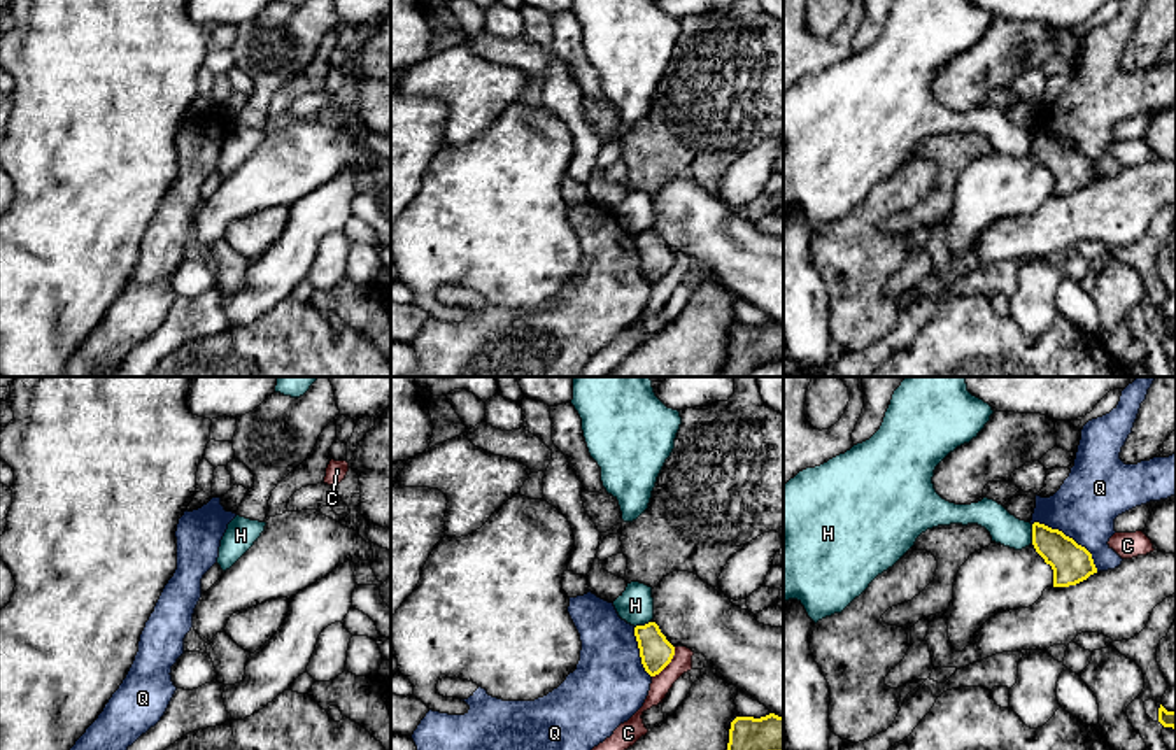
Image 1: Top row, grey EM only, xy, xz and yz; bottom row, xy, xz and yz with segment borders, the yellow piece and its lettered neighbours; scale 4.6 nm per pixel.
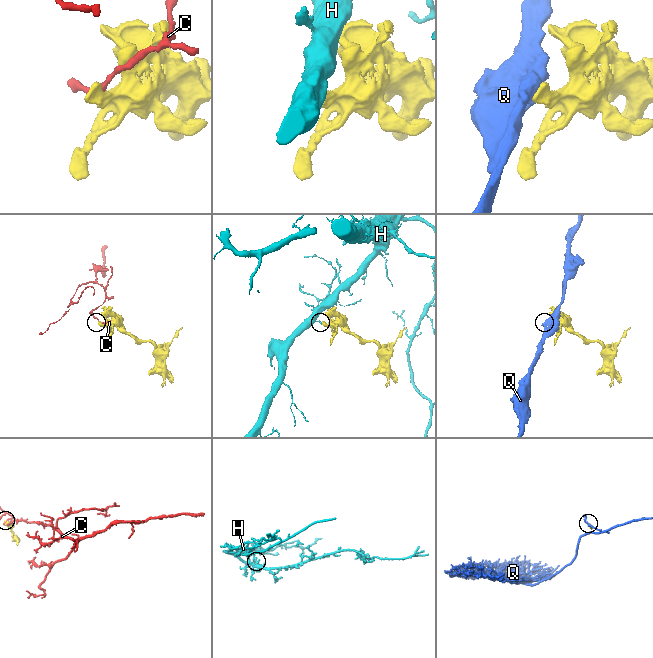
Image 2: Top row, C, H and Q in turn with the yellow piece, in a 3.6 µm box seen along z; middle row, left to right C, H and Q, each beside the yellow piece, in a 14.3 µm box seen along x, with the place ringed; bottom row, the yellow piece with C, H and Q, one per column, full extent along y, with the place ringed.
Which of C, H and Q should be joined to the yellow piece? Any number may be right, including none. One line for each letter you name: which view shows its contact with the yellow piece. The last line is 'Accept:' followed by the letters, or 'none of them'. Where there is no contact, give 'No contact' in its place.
Accept: none of them

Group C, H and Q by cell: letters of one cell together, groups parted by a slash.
C / H / Q

